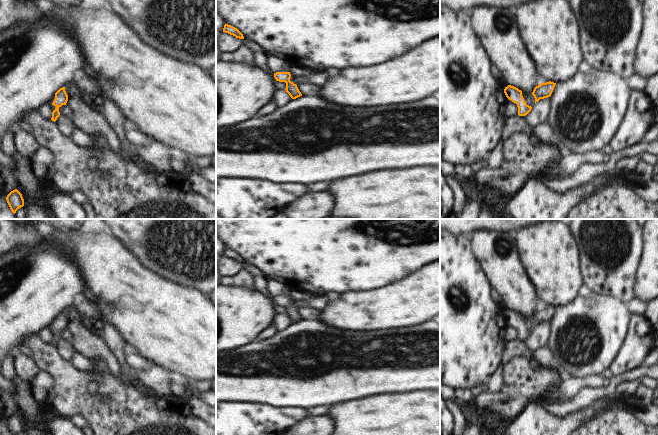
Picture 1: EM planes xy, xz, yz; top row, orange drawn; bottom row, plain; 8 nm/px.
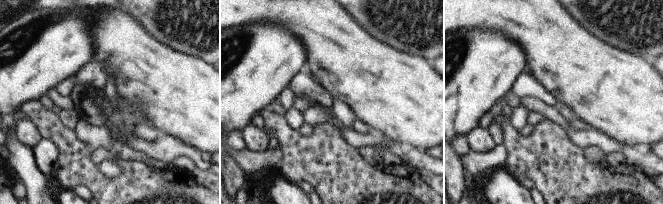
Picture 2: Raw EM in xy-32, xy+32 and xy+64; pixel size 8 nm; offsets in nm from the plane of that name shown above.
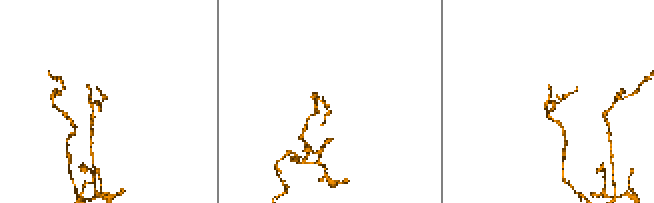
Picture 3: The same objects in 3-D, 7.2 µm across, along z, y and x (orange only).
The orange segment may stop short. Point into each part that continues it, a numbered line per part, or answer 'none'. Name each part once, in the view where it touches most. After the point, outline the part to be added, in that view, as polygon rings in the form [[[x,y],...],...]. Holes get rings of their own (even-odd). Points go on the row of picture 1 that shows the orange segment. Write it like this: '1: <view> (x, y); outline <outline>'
none

